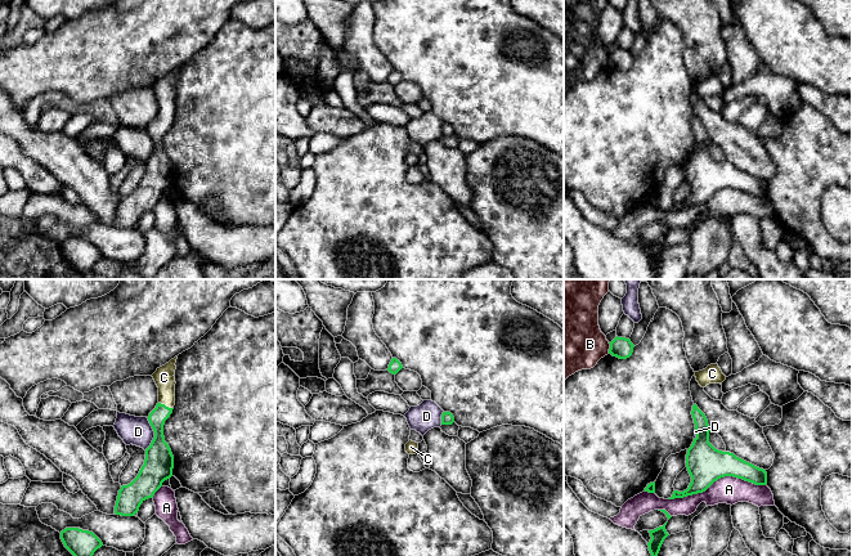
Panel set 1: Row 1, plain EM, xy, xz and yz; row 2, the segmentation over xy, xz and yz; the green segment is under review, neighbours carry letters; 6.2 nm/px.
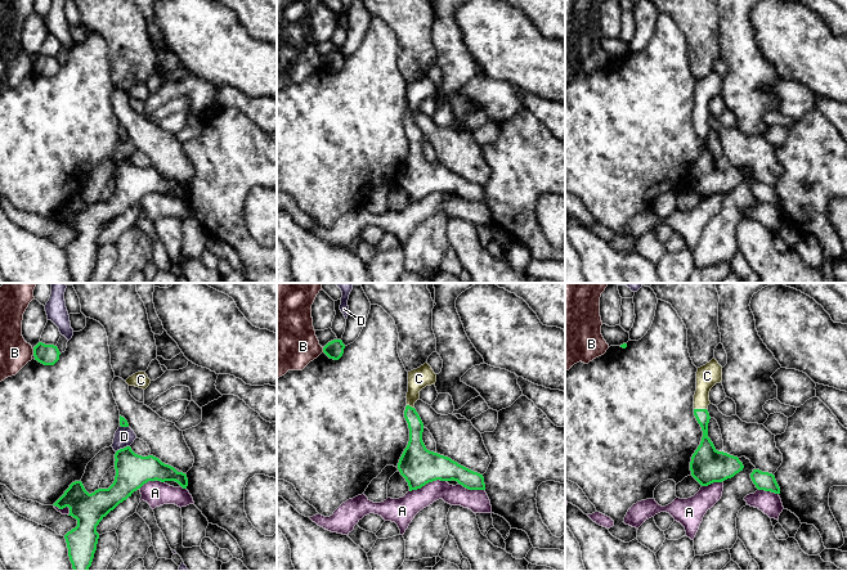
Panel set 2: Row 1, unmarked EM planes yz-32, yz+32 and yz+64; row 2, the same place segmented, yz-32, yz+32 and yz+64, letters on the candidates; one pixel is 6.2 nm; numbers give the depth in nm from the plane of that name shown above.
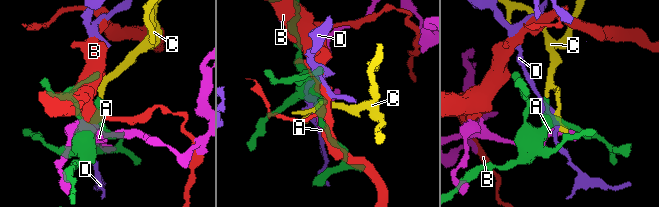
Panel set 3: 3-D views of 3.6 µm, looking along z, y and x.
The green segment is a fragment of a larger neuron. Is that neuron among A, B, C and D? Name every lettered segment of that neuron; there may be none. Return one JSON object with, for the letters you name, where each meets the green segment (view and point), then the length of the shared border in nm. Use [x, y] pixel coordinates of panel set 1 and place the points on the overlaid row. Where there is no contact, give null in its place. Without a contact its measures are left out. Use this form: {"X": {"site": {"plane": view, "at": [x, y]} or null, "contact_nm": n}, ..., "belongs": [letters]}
{"C": {"site": {"plane": "xy", "at": [165, 406]}, "contact_nm": 100}, "belongs": ["C"]}

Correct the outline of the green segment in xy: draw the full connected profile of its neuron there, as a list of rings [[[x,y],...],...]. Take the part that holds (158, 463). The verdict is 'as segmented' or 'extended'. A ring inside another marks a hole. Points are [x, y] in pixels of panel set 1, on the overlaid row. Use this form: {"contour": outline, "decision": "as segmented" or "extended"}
{"contour": [[[171,359],[165,366],[157,368],[152,375],[158,387],[158,403],[149,413],[148,421],[154,431],[151,445],[145,449],[145,459],[138,476],[118,490],[115,514],[121,516],[134,516],[140,505],[153,498],[162,483],[172,476],[174,456],[165,441],[163,425],[172,413],[175,405],[175,369],[176,359]]], "decision": "extended"}

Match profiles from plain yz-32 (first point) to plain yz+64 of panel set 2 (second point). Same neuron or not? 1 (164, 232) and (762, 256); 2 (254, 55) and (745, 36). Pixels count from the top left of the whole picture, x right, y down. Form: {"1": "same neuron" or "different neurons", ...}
{"1": "same neuron", "2": "different neurons"}

